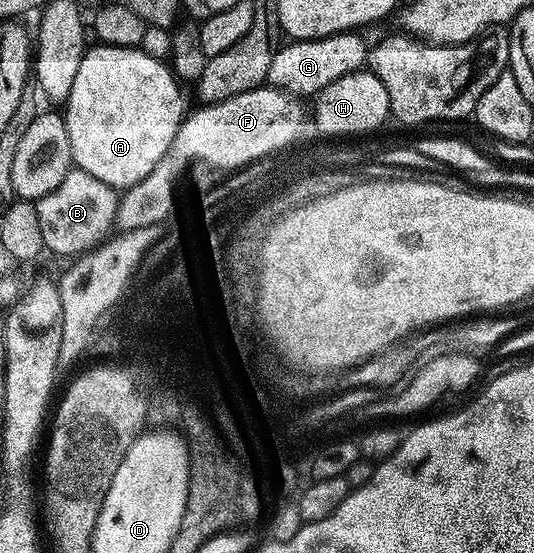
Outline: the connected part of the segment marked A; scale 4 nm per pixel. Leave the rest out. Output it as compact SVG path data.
M102 44L95 47L87 47L86 54L80 62L80 70L76 70L76 82L72 82L72 90L68 94L68 98L64 101L64 115L66 117L66 125L68 126L70 155L73 163L77 167L83 168L88 174L92 174L92 178L100 178L100 182L104 182L115 190L125 190L136 182L143 180L154 169L156 162L160 162L160 158L164 158L164 150L168 150L168 146L172 146L172 138L176 138L176 130L182 125L184 119L184 111L182 112L182 92L178 89L180 84L173 71L163 61L144 54L137 47L114 48L110 44Z

